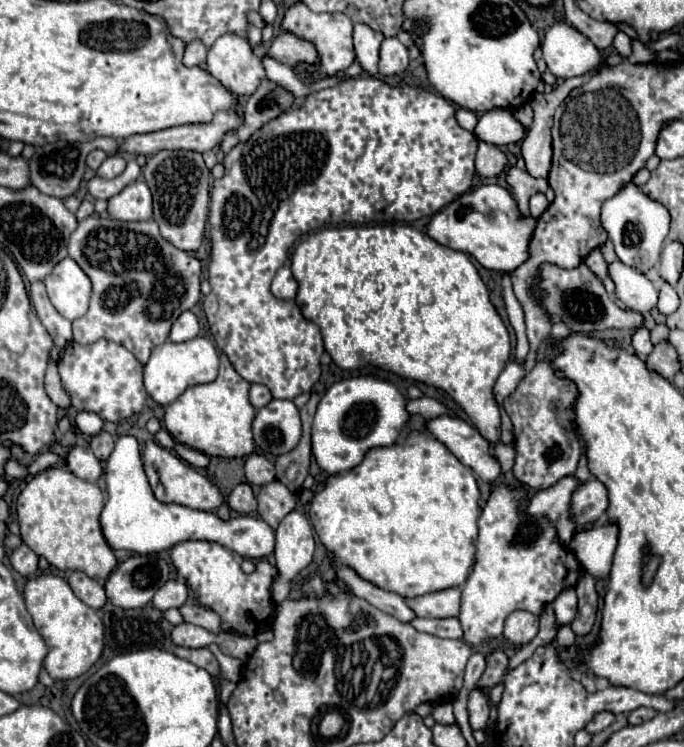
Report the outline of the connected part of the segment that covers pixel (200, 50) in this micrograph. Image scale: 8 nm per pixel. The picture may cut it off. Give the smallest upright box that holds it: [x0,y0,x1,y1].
[183,41,207,67]

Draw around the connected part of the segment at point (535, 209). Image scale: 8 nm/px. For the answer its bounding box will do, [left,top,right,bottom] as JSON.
[531,193,549,219]

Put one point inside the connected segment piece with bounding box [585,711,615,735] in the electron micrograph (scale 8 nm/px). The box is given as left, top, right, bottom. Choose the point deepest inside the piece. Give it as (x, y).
(601, 720)

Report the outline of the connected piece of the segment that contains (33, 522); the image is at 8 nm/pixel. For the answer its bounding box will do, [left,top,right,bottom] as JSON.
[17,467,117,579]

